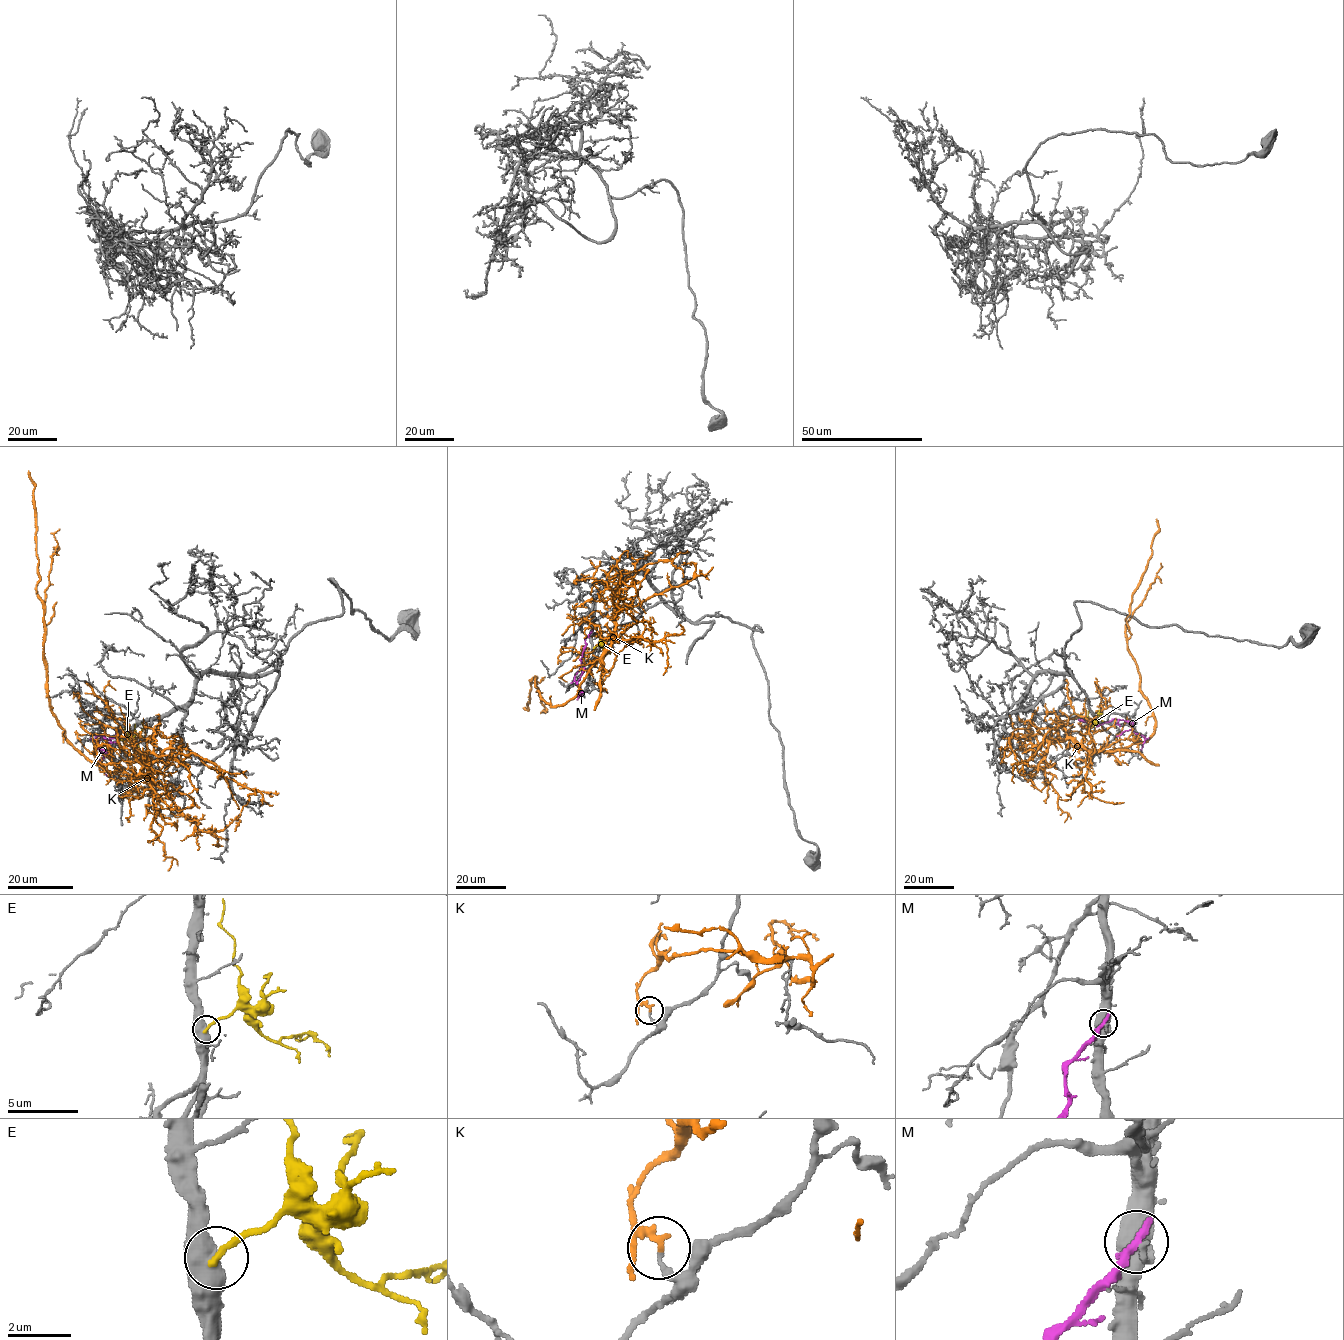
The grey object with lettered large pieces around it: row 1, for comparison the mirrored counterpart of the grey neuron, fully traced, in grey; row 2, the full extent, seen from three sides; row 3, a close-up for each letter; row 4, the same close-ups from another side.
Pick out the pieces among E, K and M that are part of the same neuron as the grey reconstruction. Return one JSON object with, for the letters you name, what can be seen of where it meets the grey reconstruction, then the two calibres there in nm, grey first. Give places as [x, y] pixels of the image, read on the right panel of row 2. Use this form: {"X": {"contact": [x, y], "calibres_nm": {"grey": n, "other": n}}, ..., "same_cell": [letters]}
{"same_cell": []}

